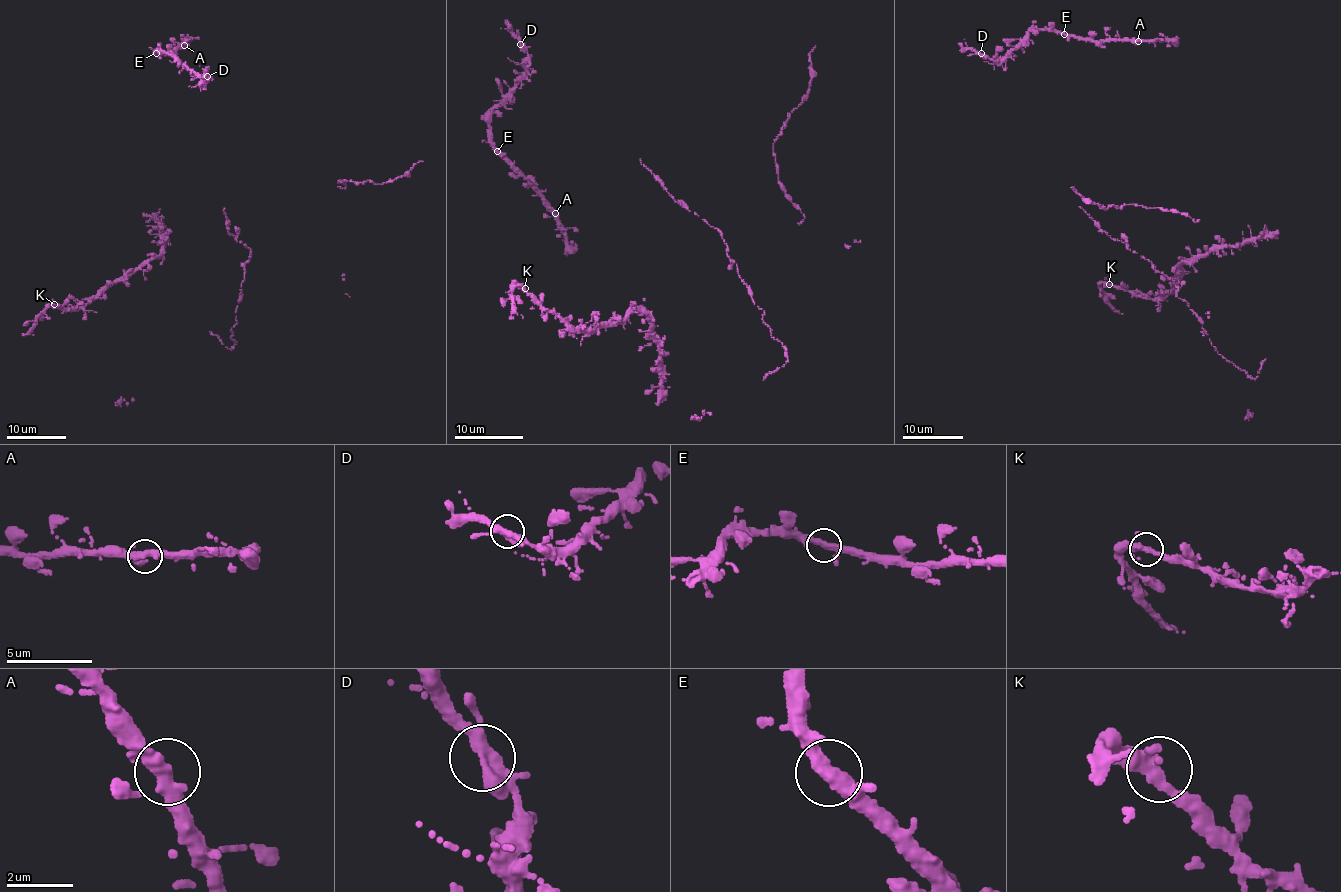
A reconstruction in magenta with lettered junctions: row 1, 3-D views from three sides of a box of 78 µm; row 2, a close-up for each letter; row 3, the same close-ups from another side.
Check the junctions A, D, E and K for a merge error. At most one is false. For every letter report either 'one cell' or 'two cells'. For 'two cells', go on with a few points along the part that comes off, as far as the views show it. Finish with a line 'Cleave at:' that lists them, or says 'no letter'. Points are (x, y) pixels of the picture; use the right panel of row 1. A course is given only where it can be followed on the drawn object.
A: one cell
D: one cell
E: one cell
K: one cell
Cleave at: no letter

